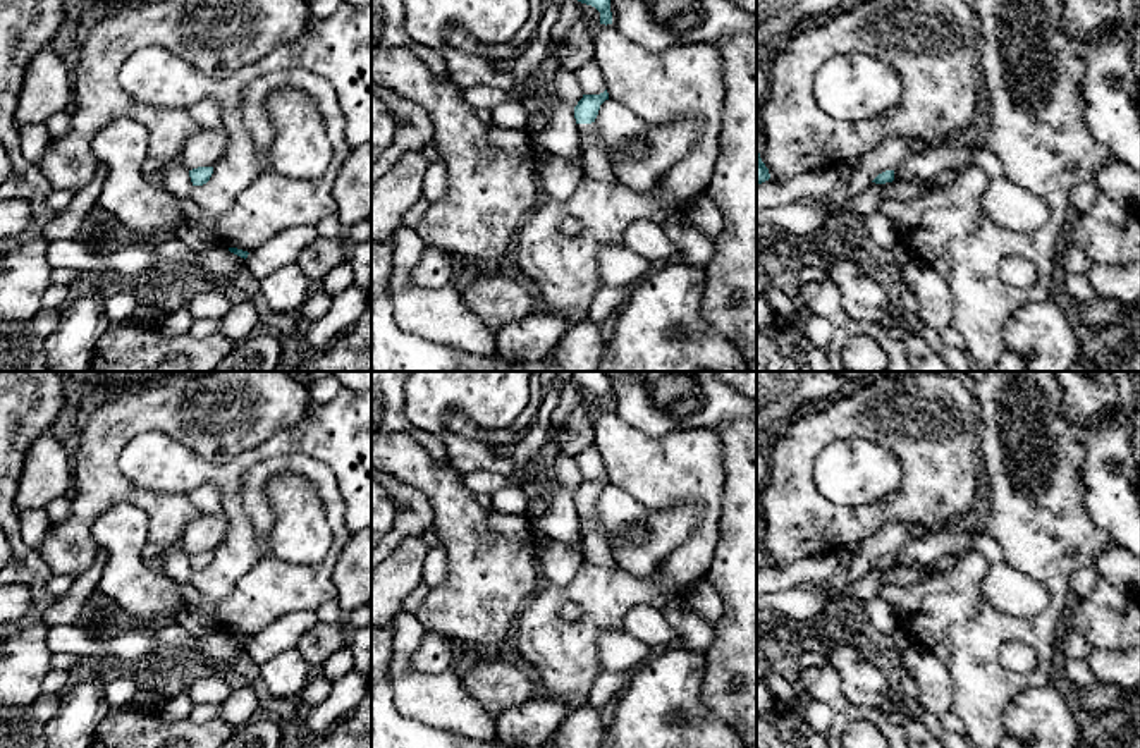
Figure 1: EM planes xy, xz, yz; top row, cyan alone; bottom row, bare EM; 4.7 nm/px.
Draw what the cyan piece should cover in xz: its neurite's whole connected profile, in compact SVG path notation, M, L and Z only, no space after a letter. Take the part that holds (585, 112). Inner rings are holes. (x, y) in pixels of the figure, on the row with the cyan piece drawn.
M607 89L600 95L583 95L574 107L574 119L581 143L581 170L586 177L602 182L619 184L609 156L598 148L598 132L595 119L600 105L609 100Z

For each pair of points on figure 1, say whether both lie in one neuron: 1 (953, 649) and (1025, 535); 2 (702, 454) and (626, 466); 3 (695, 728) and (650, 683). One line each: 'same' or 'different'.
1: same
2: same
3: same

